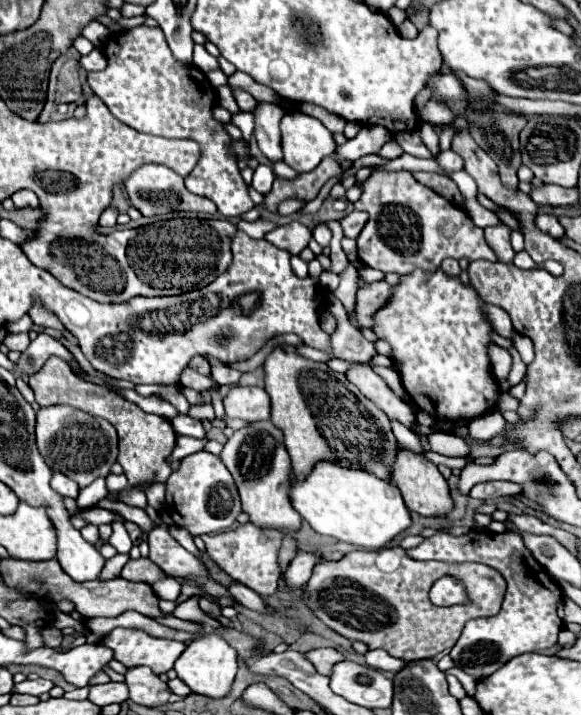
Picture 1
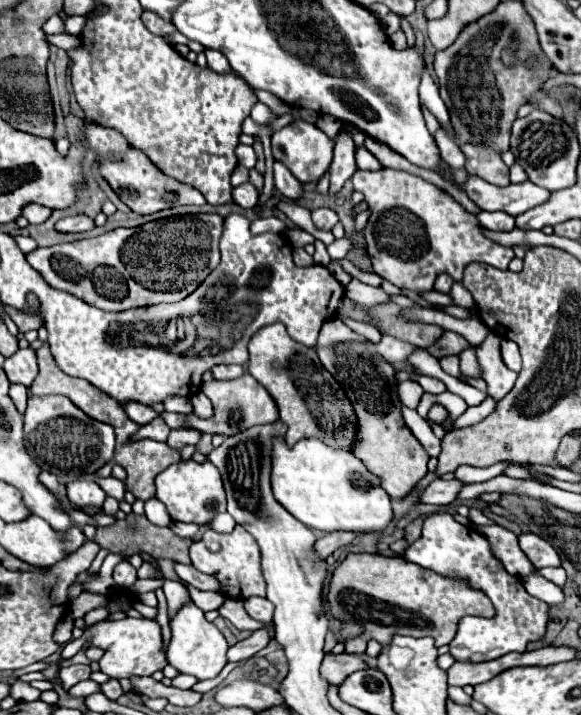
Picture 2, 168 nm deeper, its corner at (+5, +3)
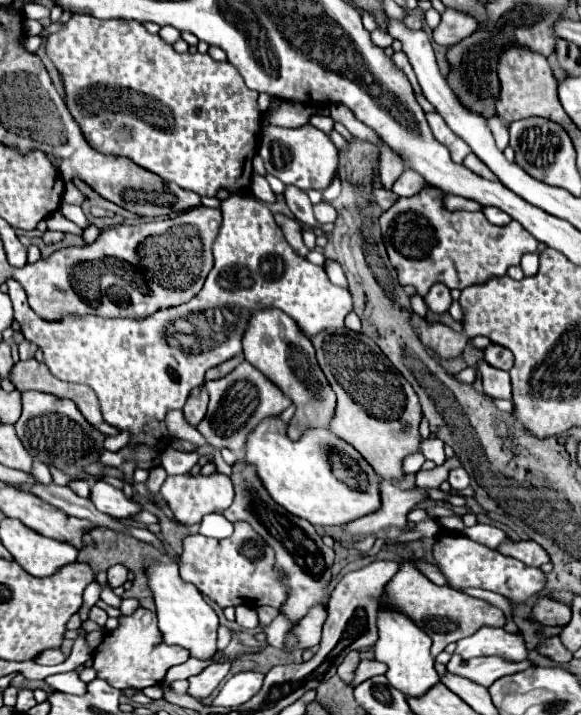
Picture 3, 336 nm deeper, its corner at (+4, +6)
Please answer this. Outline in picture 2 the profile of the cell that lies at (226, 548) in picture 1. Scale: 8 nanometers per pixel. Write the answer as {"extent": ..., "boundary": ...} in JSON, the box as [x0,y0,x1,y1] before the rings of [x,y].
{"extent":[190,524,266,600],"boundary":[[[236,524],[236,528],[230,534],[222,534],[208,528],[200,540],[192,542],[190,558],[200,572],[216,576],[226,586],[226,596],[234,596],[240,600],[248,596],[266,596],[266,580],[260,568],[258,544],[240,524]]]}

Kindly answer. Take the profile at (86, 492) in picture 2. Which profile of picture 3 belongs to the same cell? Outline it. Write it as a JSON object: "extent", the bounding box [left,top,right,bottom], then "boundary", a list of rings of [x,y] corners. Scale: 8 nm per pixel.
{"extent":[91,481,143,519],"boundary":[[[97,481],[91,487],[91,501],[101,513],[111,515],[115,519],[135,517],[143,509],[139,501],[125,497],[125,493],[121,489],[115,489],[113,485],[109,485],[105,481]]]}

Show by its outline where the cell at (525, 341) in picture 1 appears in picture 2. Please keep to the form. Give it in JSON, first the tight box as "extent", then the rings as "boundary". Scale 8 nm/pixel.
{"extent":[502,338,522,372],"boundary":[[[508,338],[502,340],[502,358],[504,358],[504,364],[506,364],[510,370],[518,372],[518,370],[522,368],[520,348],[518,348],[516,342],[512,342],[512,340],[508,340]]]}

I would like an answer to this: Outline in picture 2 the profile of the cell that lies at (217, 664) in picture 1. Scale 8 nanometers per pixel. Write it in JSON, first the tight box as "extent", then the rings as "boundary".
{"extent":[166,602,228,680],"boundary":[[[192,602],[182,606],[182,610],[172,618],[170,628],[172,628],[172,642],[168,646],[166,658],[168,664],[172,664],[180,674],[190,674],[196,676],[198,680],[210,680],[216,678],[222,672],[222,668],[228,664],[226,638],[212,622],[204,618],[204,612]]]}

